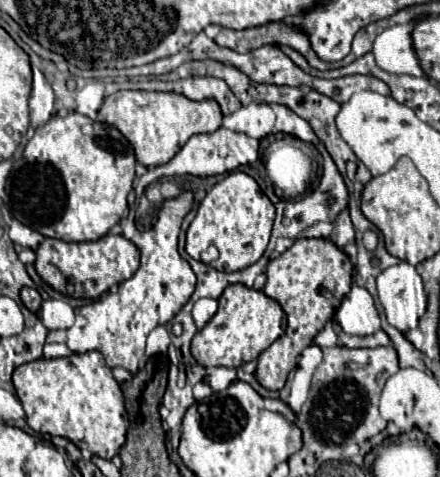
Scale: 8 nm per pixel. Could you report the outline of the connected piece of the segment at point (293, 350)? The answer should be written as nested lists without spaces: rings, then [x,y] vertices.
[[[295,239],[285,253],[269,261],[265,269],[267,283],[263,293],[283,307],[287,315],[287,329],[269,349],[259,355],[255,377],[265,389],[279,391],[285,385],[289,371],[297,367],[297,357],[301,351],[311,345],[313,337],[325,327],[327,321],[333,319],[335,309],[349,293],[351,271],[353,265],[349,257],[327,239]]]

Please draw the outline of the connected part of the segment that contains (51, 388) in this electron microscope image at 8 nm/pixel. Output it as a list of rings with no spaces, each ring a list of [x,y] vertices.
[[[99,351],[25,363],[15,369],[13,383],[33,431],[65,437],[103,459],[113,459],[125,443],[129,419],[123,393]]]

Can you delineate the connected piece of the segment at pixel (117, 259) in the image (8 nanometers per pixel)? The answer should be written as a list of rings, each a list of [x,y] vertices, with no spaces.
[[[105,235],[99,241],[89,243],[43,239],[35,253],[35,269],[39,277],[55,291],[77,299],[99,299],[111,285],[129,279],[139,267],[139,249],[123,235]]]

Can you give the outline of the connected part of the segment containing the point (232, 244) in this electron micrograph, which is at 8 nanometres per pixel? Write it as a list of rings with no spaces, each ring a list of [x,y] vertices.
[[[231,171],[223,181],[219,181],[215,187],[211,187],[201,201],[195,219],[191,221],[187,229],[187,245],[185,251],[199,259],[201,251],[205,251],[209,245],[215,245],[219,249],[219,259],[215,261],[215,267],[229,267],[229,271],[245,269],[247,265],[253,265],[259,261],[259,257],[265,253],[271,227],[275,219],[275,207],[269,197],[261,191],[257,181],[249,177],[243,171]]]

